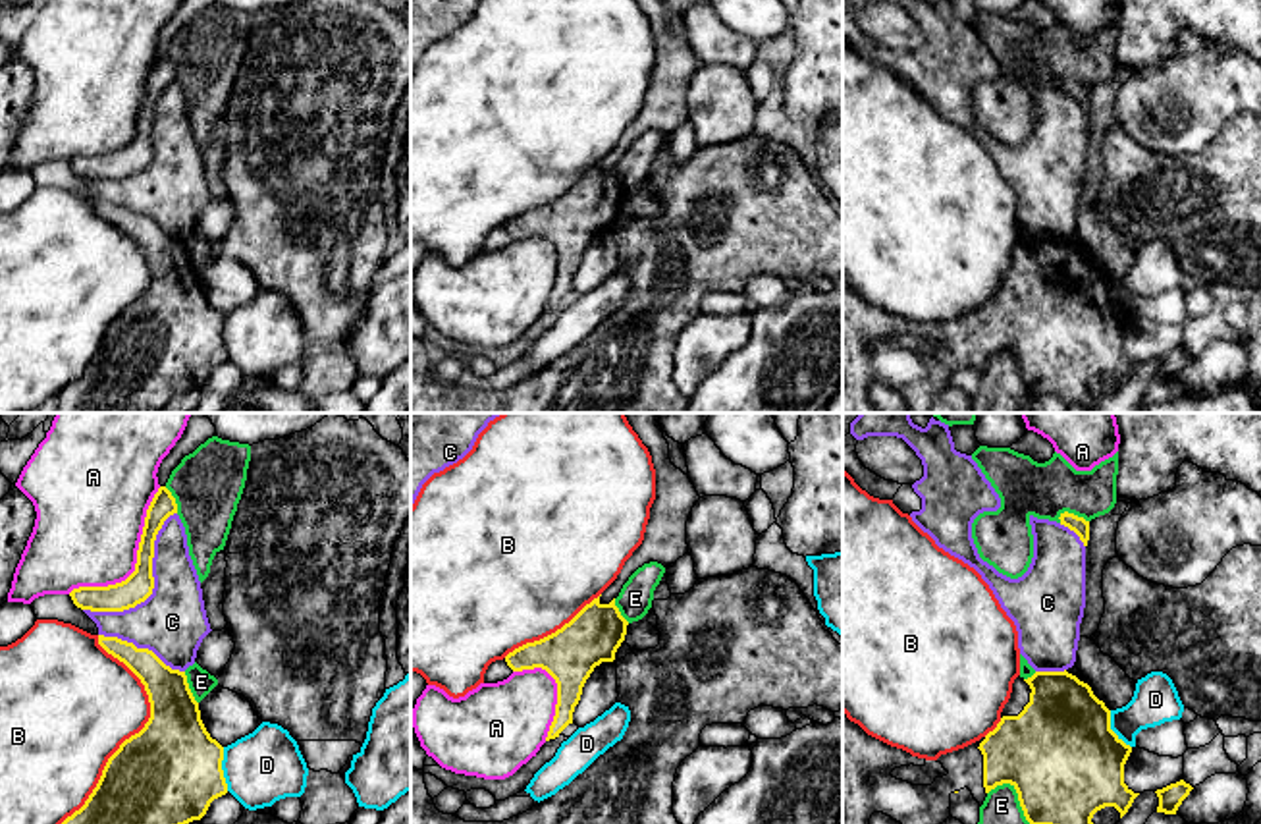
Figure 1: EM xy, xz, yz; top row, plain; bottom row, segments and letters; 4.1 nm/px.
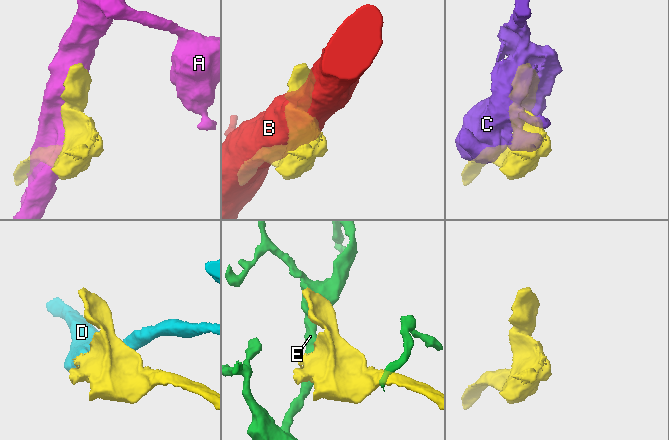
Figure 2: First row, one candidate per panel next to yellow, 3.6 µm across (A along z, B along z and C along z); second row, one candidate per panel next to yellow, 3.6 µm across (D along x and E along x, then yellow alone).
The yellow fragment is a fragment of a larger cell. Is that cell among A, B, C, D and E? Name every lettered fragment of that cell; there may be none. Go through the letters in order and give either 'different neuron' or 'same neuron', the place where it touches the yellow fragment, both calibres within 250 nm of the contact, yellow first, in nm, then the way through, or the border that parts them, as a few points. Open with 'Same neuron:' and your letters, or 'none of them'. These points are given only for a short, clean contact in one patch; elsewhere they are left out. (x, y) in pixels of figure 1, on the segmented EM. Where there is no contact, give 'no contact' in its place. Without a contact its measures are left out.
Same neuron: none of them
A: different neuron; contact xy (137, 562); calibres 120 and 440 nm
B: different neuron; contact xy (139, 732); calibres 420 and 440 nm
C: different neuron; contact xy (153, 585); calibres 120 and 300 nm
D: different neuron; contact xy (220, 769); calibres 420 and 300 nm
E: different neuron; contact yz (1017, 792); calibres 480 and 150 nm

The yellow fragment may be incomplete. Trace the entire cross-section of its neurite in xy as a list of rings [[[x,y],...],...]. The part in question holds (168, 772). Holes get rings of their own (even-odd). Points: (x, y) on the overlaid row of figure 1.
[[[118,637],[98,645],[145,685],[150,718],[108,758],[85,805],[62,824],[189,824],[228,793],[224,747],[210,737],[185,672]]]

